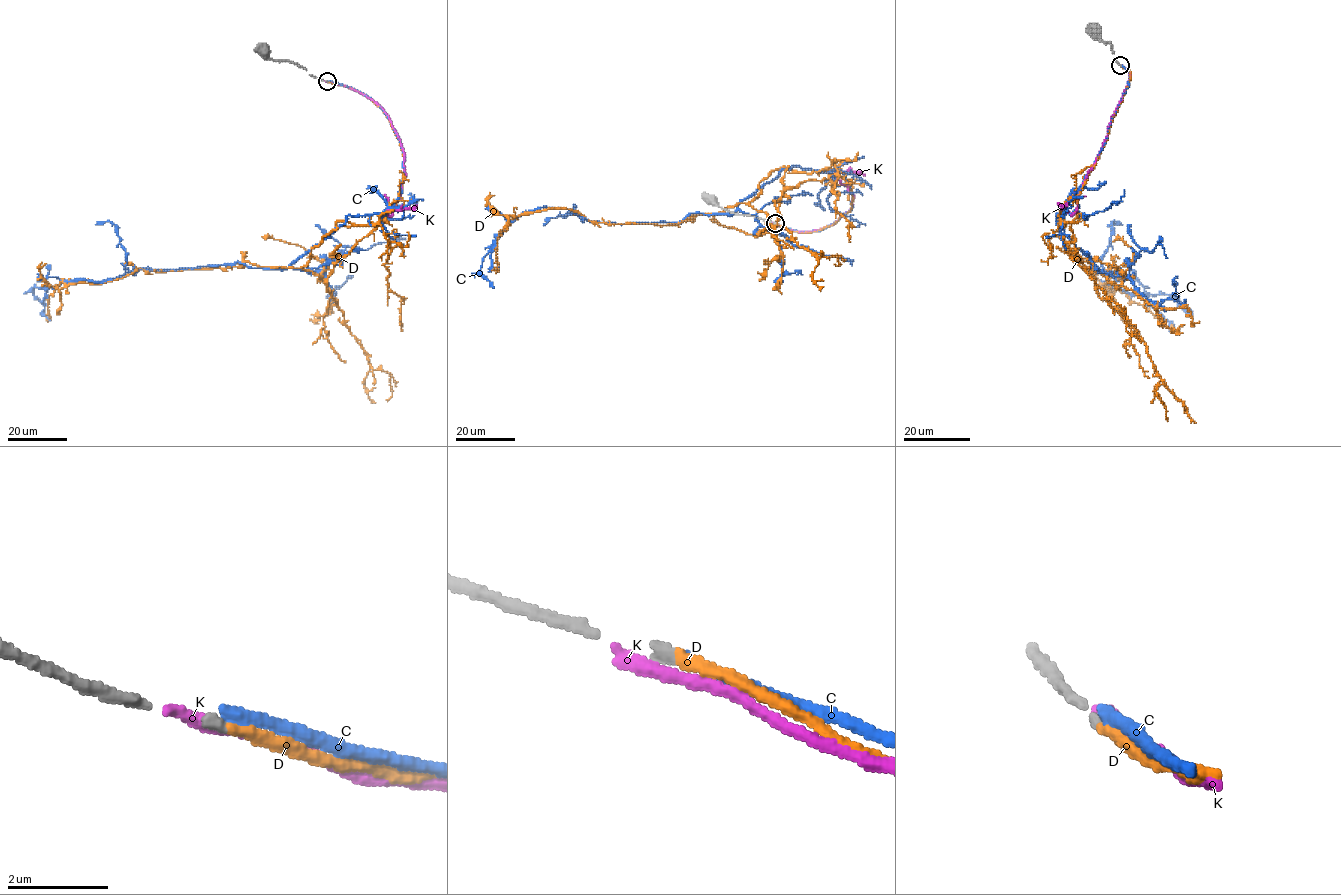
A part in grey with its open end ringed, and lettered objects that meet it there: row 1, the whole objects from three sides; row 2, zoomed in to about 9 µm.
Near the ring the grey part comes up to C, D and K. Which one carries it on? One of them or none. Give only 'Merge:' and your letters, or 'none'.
Merge: D

